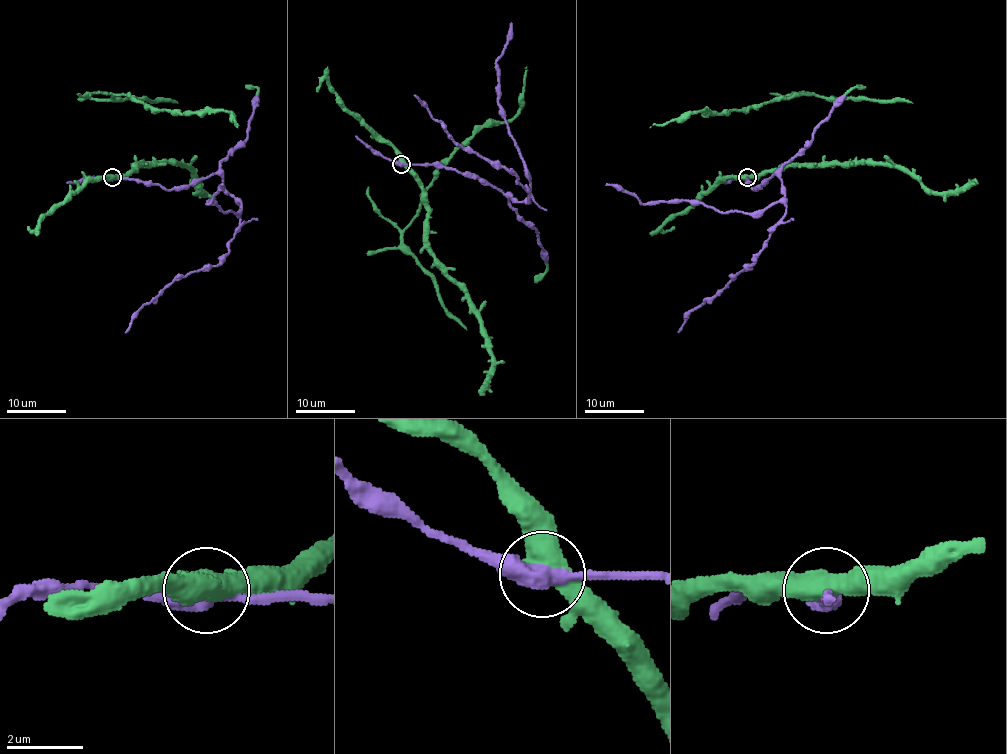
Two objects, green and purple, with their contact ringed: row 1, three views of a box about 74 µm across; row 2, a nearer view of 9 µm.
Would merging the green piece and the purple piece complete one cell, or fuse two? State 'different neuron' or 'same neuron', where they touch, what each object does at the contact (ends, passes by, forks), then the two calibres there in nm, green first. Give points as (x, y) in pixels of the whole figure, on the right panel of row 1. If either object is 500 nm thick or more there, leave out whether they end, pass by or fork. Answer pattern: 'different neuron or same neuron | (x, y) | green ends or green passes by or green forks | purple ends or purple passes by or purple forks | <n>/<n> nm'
same neuron | (747, 177) | 550/460 nm

